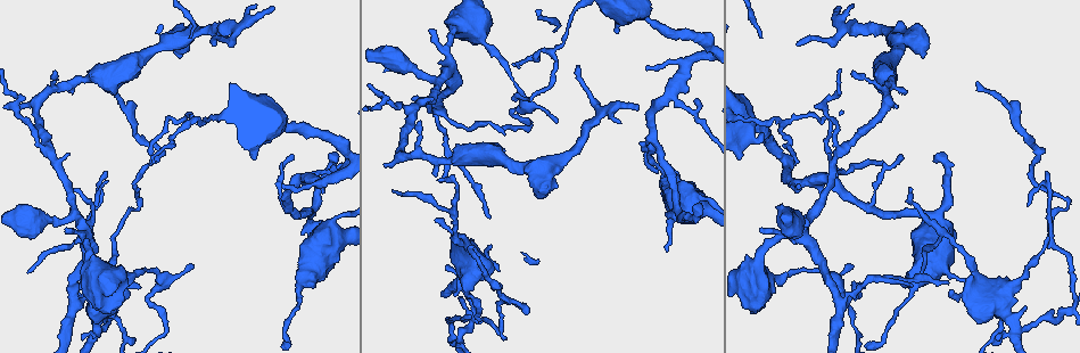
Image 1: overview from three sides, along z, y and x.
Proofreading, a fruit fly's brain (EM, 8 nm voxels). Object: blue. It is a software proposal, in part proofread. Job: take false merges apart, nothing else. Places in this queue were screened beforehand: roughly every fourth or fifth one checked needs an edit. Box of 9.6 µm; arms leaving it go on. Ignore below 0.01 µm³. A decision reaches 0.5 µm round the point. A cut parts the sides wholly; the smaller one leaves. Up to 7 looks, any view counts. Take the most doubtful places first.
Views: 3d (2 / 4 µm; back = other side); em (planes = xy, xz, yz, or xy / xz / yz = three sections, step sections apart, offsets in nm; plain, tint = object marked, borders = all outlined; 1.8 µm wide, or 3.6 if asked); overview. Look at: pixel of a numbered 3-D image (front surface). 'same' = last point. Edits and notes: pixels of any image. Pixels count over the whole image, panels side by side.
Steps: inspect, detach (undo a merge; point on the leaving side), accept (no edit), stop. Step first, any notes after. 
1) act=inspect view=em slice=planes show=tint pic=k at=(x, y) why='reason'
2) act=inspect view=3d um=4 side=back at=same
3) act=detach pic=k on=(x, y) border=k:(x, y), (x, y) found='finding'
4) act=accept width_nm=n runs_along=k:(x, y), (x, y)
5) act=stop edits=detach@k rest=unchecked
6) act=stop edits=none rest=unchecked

act=inspect view=3d um=4 pic=1 at=(98, 327) why='sudden change in width'

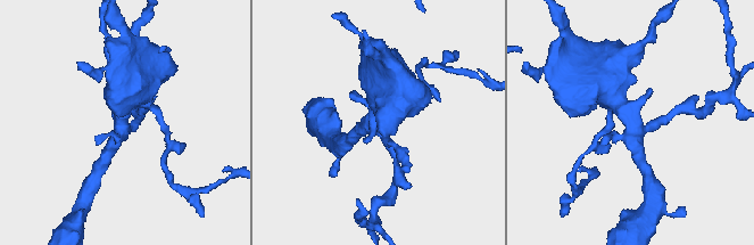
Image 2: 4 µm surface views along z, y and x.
act=inspect view=em slice=planes show=tint pic=2 at=(373, 124) why='shape alone is not enough'

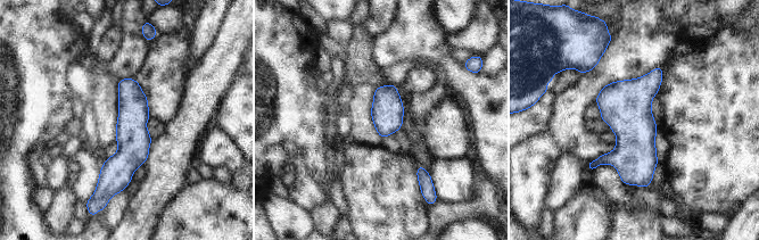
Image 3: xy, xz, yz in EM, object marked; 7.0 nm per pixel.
act=accept runs_along=3:(130, 81), (130, 156), (114, 187) found='continuous, no second neuron'

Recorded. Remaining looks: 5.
act=inspect view=3d um=2 side=back pic=1 at=(75, 301) why='sharp bend'

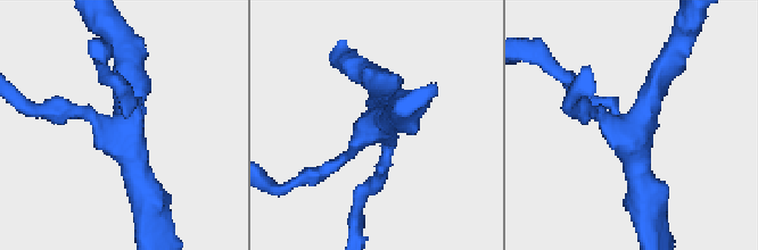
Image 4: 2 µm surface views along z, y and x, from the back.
act=inspect view=em slice=xz step=4 show=tint pic=4 at=(635, 128) why='shape alone is not enough'

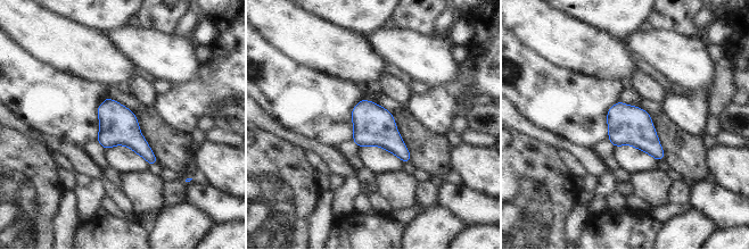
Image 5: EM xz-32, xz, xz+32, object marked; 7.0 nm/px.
act=inspect view=em slice=planes show=borders at=same why='another direction'

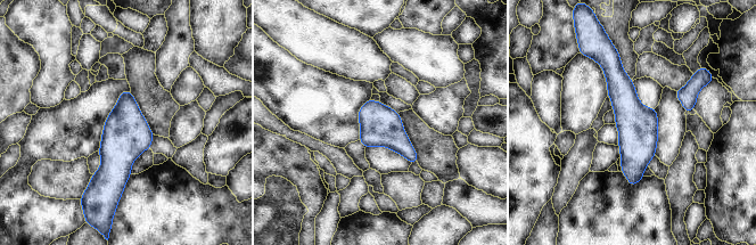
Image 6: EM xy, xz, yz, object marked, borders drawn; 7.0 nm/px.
act=accept runs_along=6:(611, 59), (632, 117), (632, 181) found='all the same neuron'

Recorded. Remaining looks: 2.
act=inspect view=em slice=yz step=4 show=plain pic=1 at=(856, 327) why='abrupt turn'

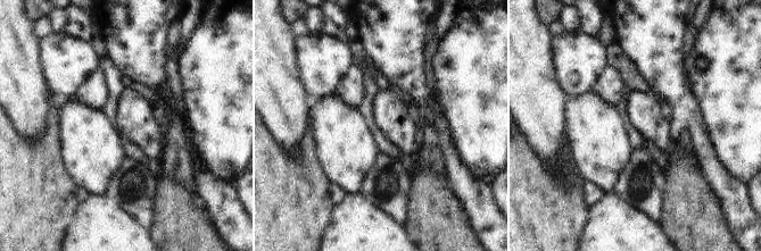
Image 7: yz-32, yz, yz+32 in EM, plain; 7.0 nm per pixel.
act=inspect view=em slice=yz step=4 show=tint at=same

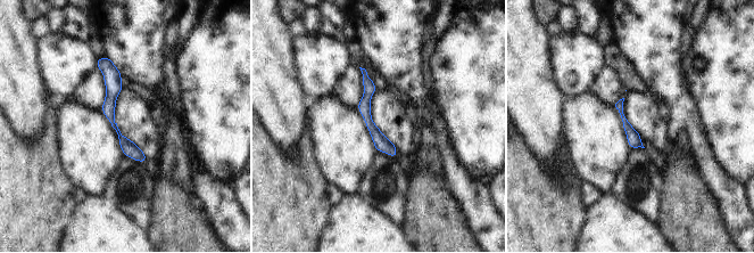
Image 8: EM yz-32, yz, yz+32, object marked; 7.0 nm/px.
act=accept runs_along=8:(105, 60), (112, 121), (142, 158) found='continuous, no second neuron'

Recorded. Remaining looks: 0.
act=stop edits=none rest=unchecked

